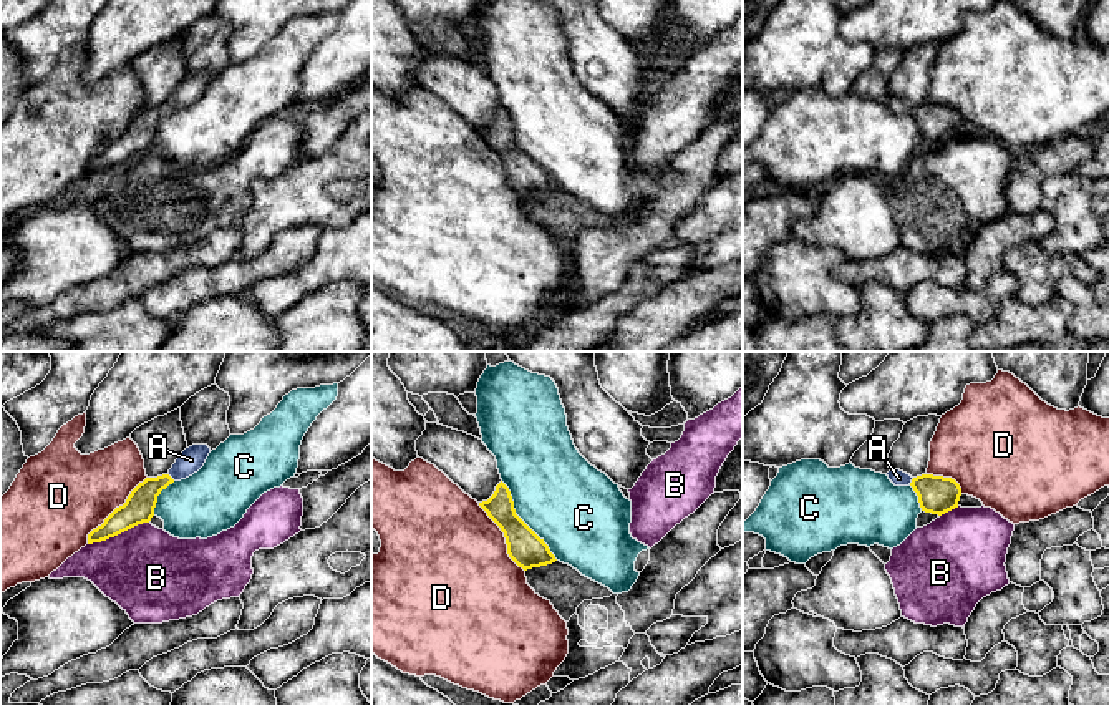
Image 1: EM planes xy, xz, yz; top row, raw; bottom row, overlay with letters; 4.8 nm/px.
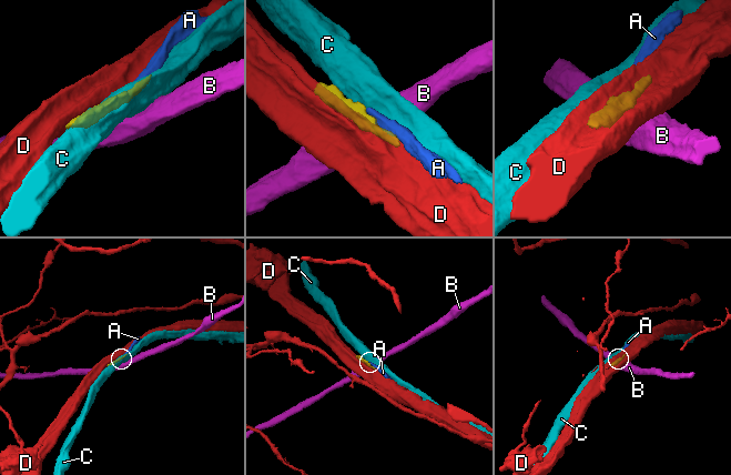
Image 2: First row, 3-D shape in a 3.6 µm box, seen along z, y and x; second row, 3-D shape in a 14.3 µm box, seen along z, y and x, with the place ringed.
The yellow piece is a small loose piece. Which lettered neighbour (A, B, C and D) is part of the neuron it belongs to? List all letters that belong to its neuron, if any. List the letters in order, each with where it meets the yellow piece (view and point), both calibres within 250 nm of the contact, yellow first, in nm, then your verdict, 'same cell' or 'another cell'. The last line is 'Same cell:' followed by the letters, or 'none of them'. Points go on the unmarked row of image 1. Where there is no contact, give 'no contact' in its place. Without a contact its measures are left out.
A: meets yellow in xy at (169, 105); 140 nm thick on the yellow side, 120 nm on the other; same cell
B: meets yellow in xy at (118, 161); 140 nm thick on the yellow side, 420 nm on the other; another cell
C: meets yellow in xz at (523, 150); 170 nm thick on the yellow side, 440 nm on the other; another cell
D: meets yellow in xy at (115, 138); 140 nm thick on the yellow side, 420 nm on the other; another cell
Same cell: A

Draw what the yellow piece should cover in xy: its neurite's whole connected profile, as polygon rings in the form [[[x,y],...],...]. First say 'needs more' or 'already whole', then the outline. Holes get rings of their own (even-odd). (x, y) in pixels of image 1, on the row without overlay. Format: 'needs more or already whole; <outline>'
needs more; [[[192,73],[179,83],[167,103],[146,106],[139,111],[126,131],[116,136],[101,154],[88,163],[88,173],[106,169],[138,153],[149,151],[154,144],[161,119],[174,109],[186,108],[197,101],[204,95],[209,81],[211,76],[207,73]]]

